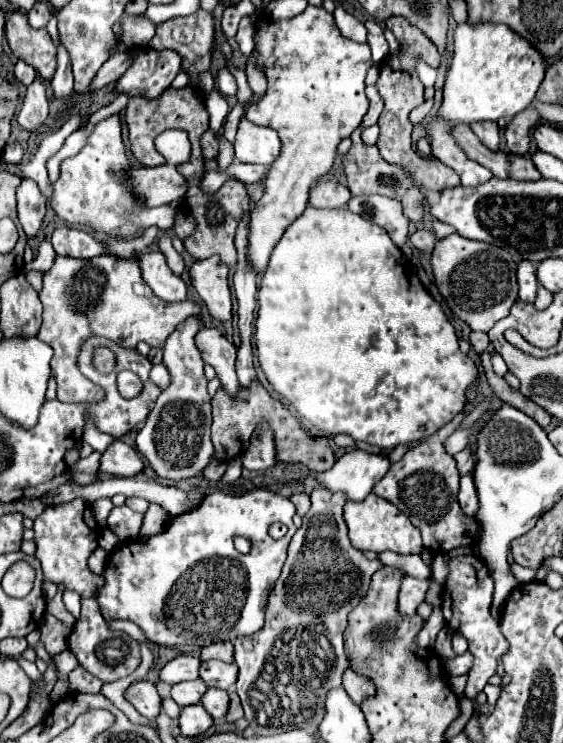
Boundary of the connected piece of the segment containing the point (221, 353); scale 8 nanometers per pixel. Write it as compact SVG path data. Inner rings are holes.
M201 328L195 336L195 344L197 344L205 364L211 364L215 368L223 390L231 398L237 396L241 390L241 384L235 374L237 348L217 328Z

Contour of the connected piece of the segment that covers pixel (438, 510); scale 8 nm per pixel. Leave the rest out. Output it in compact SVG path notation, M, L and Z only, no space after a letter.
M447 424L427 440L409 448L409 452L399 462L391 464L389 472L373 488L373 494L395 504L421 530L425 548L435 550L437 542L439 552L459 548L463 546L463 536L471 534L473 538L477 538L479 532L475 518L467 518L457 502L459 474L455 468L455 460L443 450L443 442L451 432L453 424Z

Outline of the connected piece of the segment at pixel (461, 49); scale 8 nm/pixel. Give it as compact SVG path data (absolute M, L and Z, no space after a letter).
M459 24L453 32L453 58L445 76L443 104L435 120L427 126L427 138L431 140L433 158L453 168L461 178L461 186L479 186L493 178L493 174L485 166L465 156L463 148L459 148L453 136L453 130L459 124L487 120L497 122L499 118L513 118L533 102L543 76L543 56L527 40L511 32L507 26Z

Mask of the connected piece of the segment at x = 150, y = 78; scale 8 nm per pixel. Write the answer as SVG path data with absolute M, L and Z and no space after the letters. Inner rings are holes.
M133 48L131 68L117 80L115 94L145 96L149 100L159 98L179 74L179 54L175 50Z

